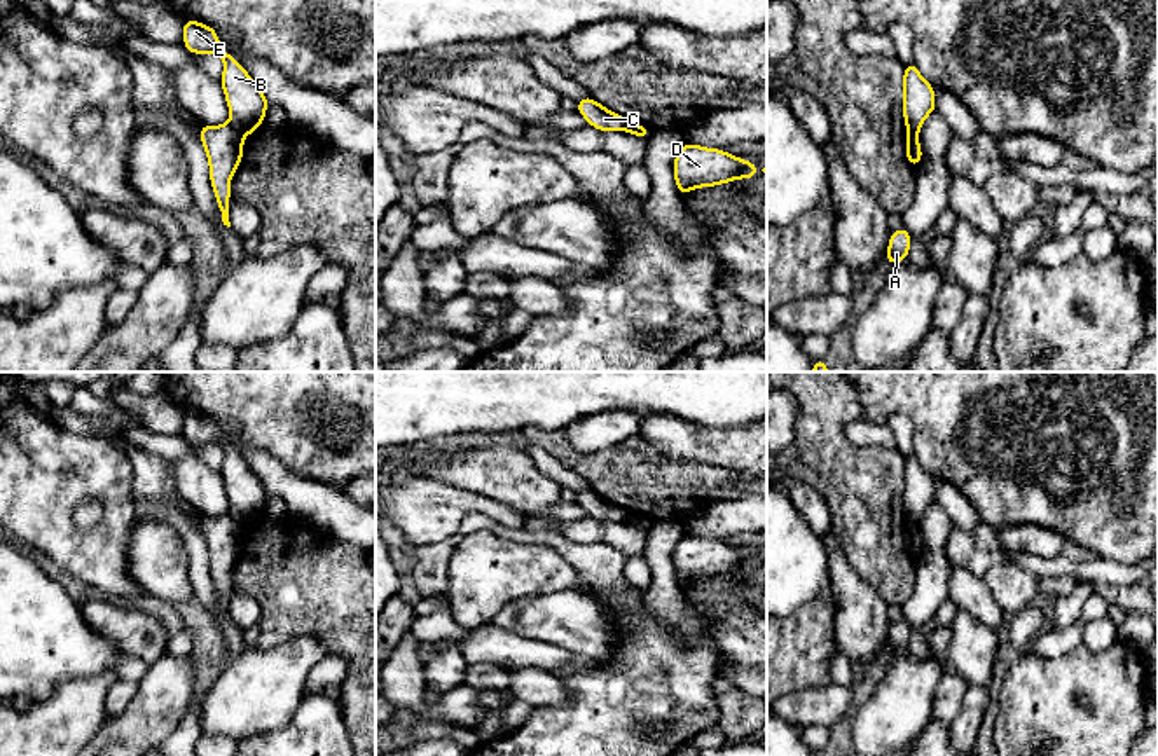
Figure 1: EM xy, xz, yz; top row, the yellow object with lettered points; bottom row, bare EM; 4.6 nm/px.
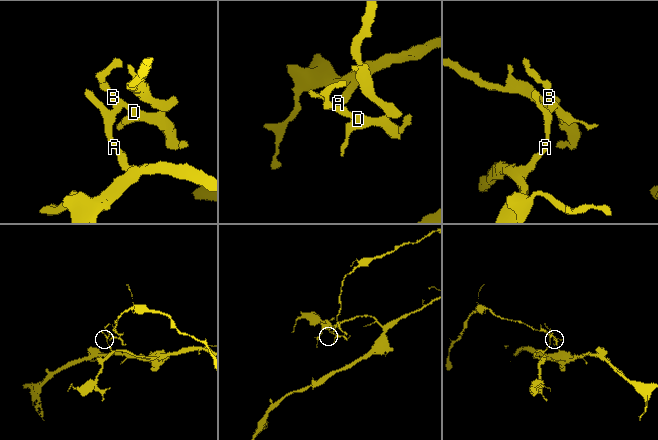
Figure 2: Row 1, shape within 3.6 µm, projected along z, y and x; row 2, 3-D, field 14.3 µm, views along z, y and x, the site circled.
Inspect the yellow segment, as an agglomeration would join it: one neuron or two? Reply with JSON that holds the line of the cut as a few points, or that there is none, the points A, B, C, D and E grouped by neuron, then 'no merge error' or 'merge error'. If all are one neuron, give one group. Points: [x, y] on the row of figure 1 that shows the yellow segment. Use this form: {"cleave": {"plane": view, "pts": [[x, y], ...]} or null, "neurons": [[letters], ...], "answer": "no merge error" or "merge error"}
{"cleave": {"plane": "xy", "pts": [[231, 121], [245, 133]]}, "neurons": [["A", "C"], ["B", "D", "E"]], "answer": "merge error"}

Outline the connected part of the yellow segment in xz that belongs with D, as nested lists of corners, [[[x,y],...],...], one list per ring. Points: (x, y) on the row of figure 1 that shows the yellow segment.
[[[685,143],[674,157],[674,182],[679,196],[699,187],[714,187],[739,178],[753,182],[758,166],[720,148]]]

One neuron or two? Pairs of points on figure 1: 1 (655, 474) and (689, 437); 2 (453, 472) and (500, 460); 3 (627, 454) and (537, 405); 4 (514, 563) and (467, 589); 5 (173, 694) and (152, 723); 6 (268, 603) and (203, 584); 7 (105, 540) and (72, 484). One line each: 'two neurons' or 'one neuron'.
1: two neurons
2: one neuron
3: two neurons
4: one neuron
5: one neuron
6: two neurons
7: one neuron

